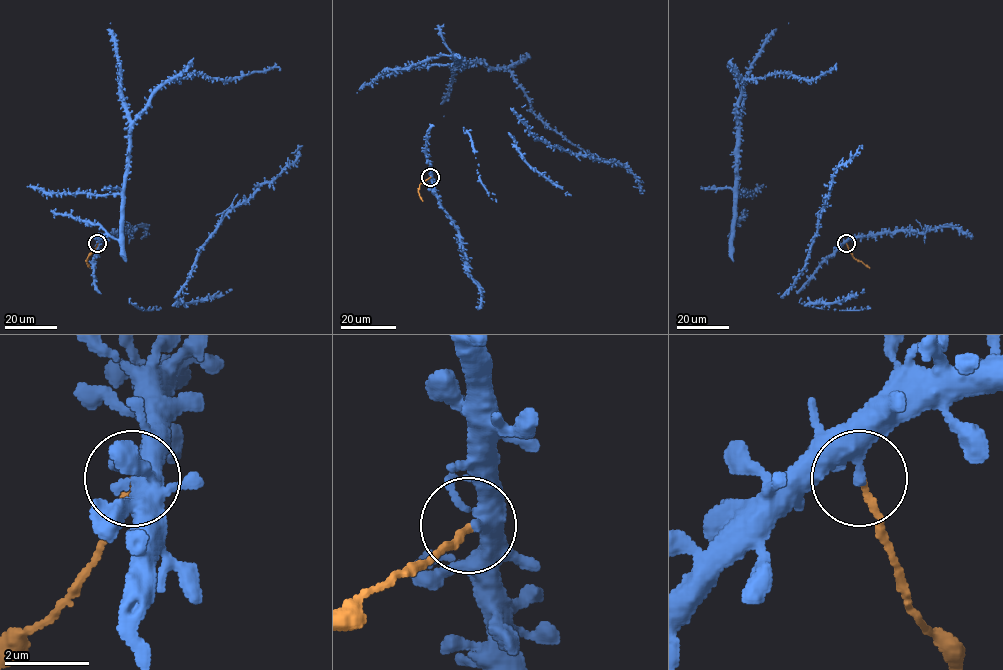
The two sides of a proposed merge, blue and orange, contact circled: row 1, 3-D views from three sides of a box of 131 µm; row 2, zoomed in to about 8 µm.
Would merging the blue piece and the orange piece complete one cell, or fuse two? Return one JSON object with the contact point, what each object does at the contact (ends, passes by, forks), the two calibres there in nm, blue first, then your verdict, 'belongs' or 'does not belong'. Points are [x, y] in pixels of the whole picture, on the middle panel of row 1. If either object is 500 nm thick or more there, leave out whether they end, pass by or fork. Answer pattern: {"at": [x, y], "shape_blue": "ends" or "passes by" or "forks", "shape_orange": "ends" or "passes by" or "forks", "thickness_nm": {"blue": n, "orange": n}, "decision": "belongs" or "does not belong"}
{"at": [430, 177], "shape_blue": "passes by", "shape_orange": "ends", "thickness_nm": {"blue": 260, "orange": 150}, "decision": "does not belong"}

